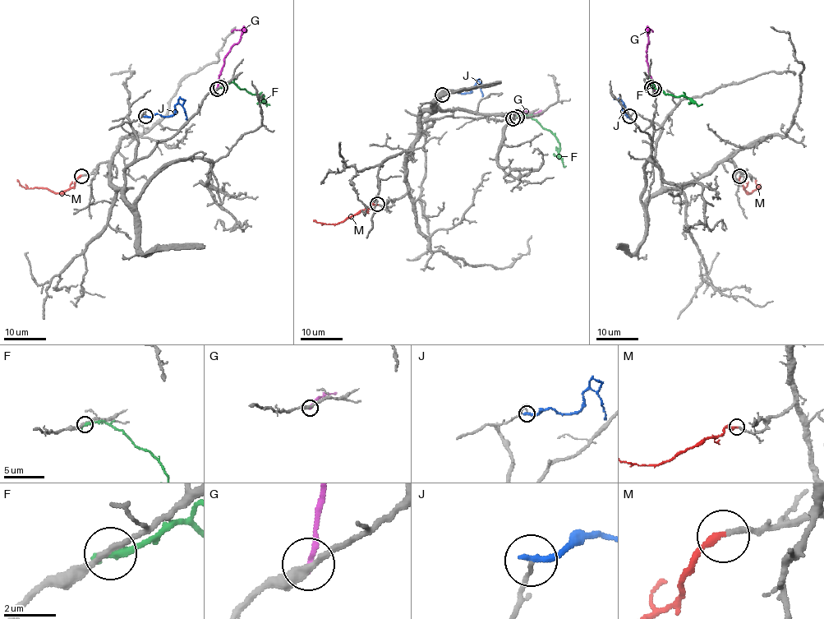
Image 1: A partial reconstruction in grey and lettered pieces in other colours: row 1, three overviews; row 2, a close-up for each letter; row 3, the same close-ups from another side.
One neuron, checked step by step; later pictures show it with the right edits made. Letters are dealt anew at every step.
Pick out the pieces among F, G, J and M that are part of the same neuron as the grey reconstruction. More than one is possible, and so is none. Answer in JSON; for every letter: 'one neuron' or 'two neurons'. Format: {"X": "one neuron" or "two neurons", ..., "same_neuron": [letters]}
{"F": "two neurons", "G": "two neurons", "J": "two neurons", "M": "one neuron", "same_neuron": ["M"]}

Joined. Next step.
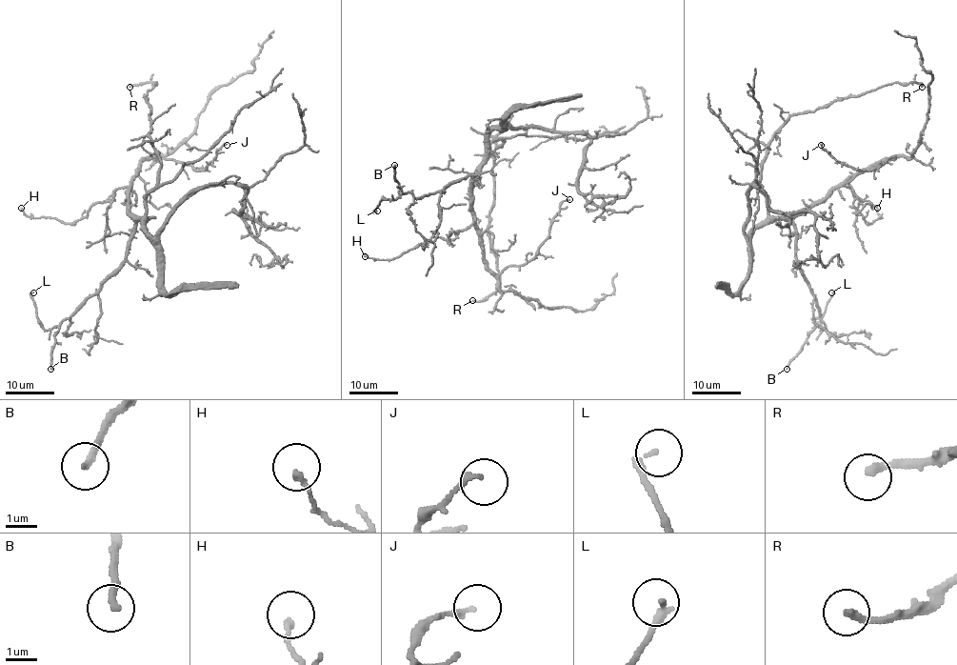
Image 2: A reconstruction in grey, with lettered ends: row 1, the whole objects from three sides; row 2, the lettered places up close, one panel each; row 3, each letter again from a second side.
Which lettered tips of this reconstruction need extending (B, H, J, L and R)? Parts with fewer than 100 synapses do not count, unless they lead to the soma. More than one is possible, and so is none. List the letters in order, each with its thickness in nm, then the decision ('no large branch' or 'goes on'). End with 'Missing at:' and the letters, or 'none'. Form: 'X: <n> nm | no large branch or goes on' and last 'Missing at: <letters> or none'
B: 220 nm | no large branch
H: 170 nm | no large branch
J: 160 nm | no large branch
L: 200 nm | no large branch
R: 240 nm | no large branch
Missing at: none

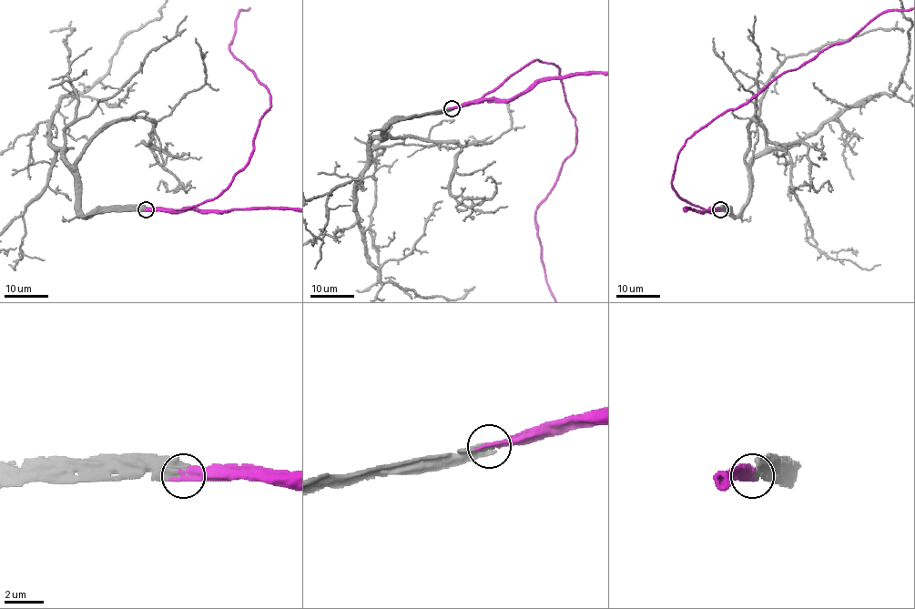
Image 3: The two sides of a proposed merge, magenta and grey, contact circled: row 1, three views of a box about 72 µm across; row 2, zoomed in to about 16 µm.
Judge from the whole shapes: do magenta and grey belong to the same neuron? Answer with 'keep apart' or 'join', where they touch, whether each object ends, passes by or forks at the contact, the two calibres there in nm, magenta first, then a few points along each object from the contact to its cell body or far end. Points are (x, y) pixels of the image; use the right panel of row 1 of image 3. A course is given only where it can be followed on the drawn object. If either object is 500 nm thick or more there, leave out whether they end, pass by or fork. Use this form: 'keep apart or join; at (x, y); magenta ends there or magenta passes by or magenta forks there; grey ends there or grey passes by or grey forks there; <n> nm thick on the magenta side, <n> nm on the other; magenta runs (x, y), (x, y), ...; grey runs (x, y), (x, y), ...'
join; at (720, 209); magenta ends there; grey ends there; 400 nm thick on the magenta side, 480 nm on the other; grey runs (720, 210), (739, 212), (755, 158), (811, 136), (858, 102), (893, 95), (911, 21)

